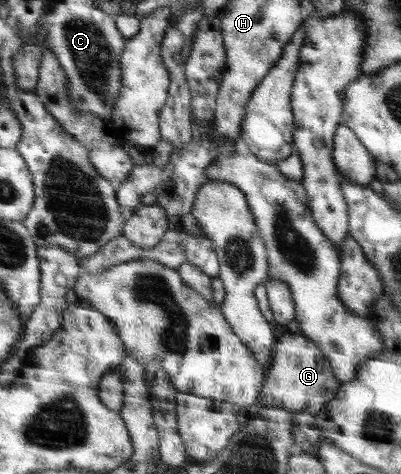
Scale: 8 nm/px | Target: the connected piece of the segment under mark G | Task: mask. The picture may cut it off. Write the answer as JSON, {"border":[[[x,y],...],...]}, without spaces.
{"border":[[[287,330],[281,333],[274,350],[274,361],[268,366],[264,388],[257,406],[276,406],[294,412],[308,412],[321,415],[324,405],[330,402],[341,386],[334,376],[328,358],[301,334]]]}

